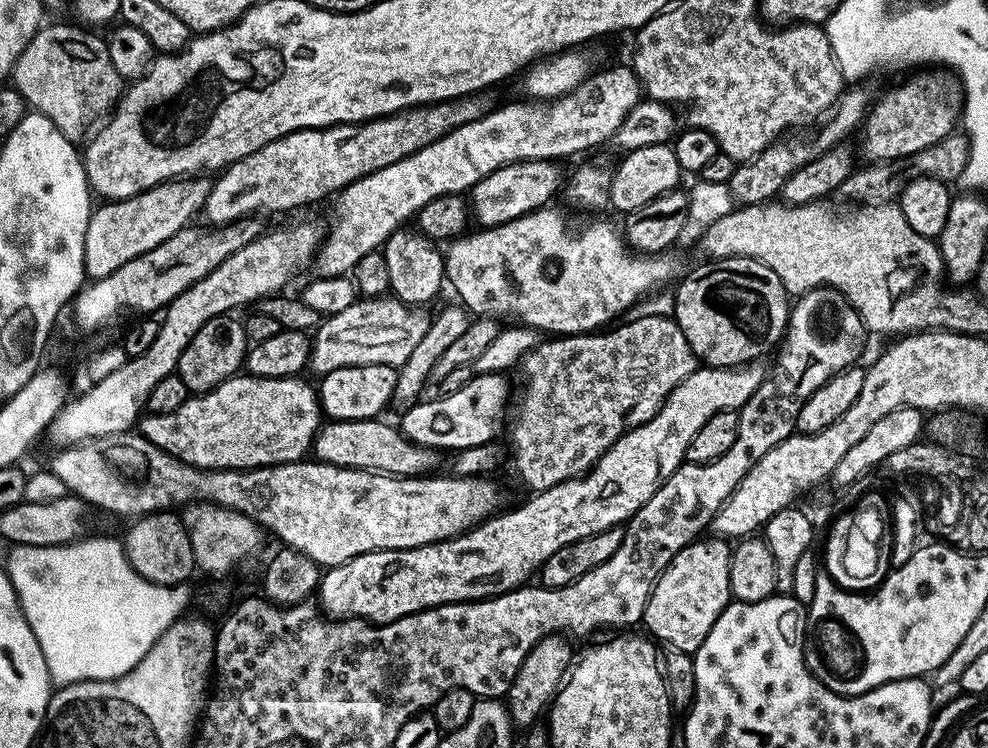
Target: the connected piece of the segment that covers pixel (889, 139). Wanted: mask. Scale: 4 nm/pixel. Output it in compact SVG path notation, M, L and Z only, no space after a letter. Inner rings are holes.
M912 76L905 84L890 89L877 104L875 101L862 124L864 141L860 152L865 161L882 164L908 160L953 135L962 116L962 88L952 80L944 76Z

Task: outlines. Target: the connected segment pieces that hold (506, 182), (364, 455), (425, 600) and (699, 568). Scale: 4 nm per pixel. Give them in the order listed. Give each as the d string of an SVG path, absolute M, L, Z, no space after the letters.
M519 160L516 164L508 164L505 168L494 170L494 174L486 174L470 189L470 212L480 228L496 228L511 220L522 218L528 212L545 207L556 191L561 191L560 172L550 160Z
M384 418L370 420L328 420L321 423L316 429L315 436L311 437L311 455L321 464L333 464L343 468L361 468L367 472L382 472L385 476L423 476L439 469L442 464L442 456L437 449L423 448L414 442L410 442L400 433L395 423L387 424Z
M757 362L754 364L744 364L740 368L710 368L707 366L697 367L695 372L692 372L682 382L678 382L678 386L674 386L674 390L664 400L664 405L660 408L658 414L654 414L654 418L650 418L650 422L640 424L637 428L630 428L627 432L623 432L614 442L614 446L610 446L602 454L602 458L597 460L593 468L588 469L583 476L576 477L575 480L567 480L558 486L550 486L549 488L537 491L536 496L529 504L524 504L521 508L512 508L509 512L501 511L499 514L493 514L487 520L476 525L474 528L469 528L467 532L461 532L459 536L453 536L451 540L442 540L439 544L427 544L421 548L387 548L381 552L367 552L366 554L358 554L354 558L350 558L344 564L336 564L333 568L327 569L321 575L318 585L319 607L322 609L323 615L329 618L355 618L357 620L367 620L370 624L389 624L403 616L409 616L415 612L424 612L428 608L437 608L439 604L463 604L466 600L486 600L494 596L501 596L503 592L513 592L515 588L527 585L528 580L537 575L540 567L546 562L546 558L550 558L550 554L562 550L562 546L566 546L570 542L578 542L582 538L590 538L590 534L598 534L607 528L614 528L623 525L631 520L632 515L648 501L654 493L656 493L660 485L665 480L669 480L681 464L685 463L688 455L688 447L690 442L694 442L694 438L699 432L703 432L705 426L709 422L715 421L716 415L719 412L735 413L740 407L748 401L754 394L754 390L758 390L758 386L762 386L766 375L766 368L763 368L763 363Z
M697 538L674 554L666 570L656 579L648 596L642 621L657 641L669 644L676 652L695 654L702 646L710 626L718 622L718 614L730 603L729 566L730 544L724 538Z

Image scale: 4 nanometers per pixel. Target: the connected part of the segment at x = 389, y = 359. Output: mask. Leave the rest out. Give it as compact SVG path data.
M387 295L375 298L360 298L340 313L329 315L315 329L311 337L310 368L322 377L330 370L342 366L362 366L363 364L391 364L399 366L410 358L414 346L418 346L422 334L426 334L430 323L423 311L413 310L401 300Z

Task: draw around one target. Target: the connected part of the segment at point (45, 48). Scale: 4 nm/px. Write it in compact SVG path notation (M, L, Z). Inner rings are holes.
M45 23L39 32L34 34L34 38L30 38L30 44L22 50L22 54L18 58L18 62L12 68L10 77L11 87L17 88L22 94L25 105L29 109L46 114L46 118L50 118L50 122L54 122L54 126L58 126L58 130L62 130L62 134L66 134L66 138L75 141L78 134L76 128L80 128L83 124L88 124L92 120L92 100L96 104L115 105L122 95L122 77L117 72L104 68L87 68L84 64L104 64L106 60L103 51L92 52L76 52L76 28L75 23L72 24L51 24ZM80 91L92 92L92 100L88 96L83 96Z

